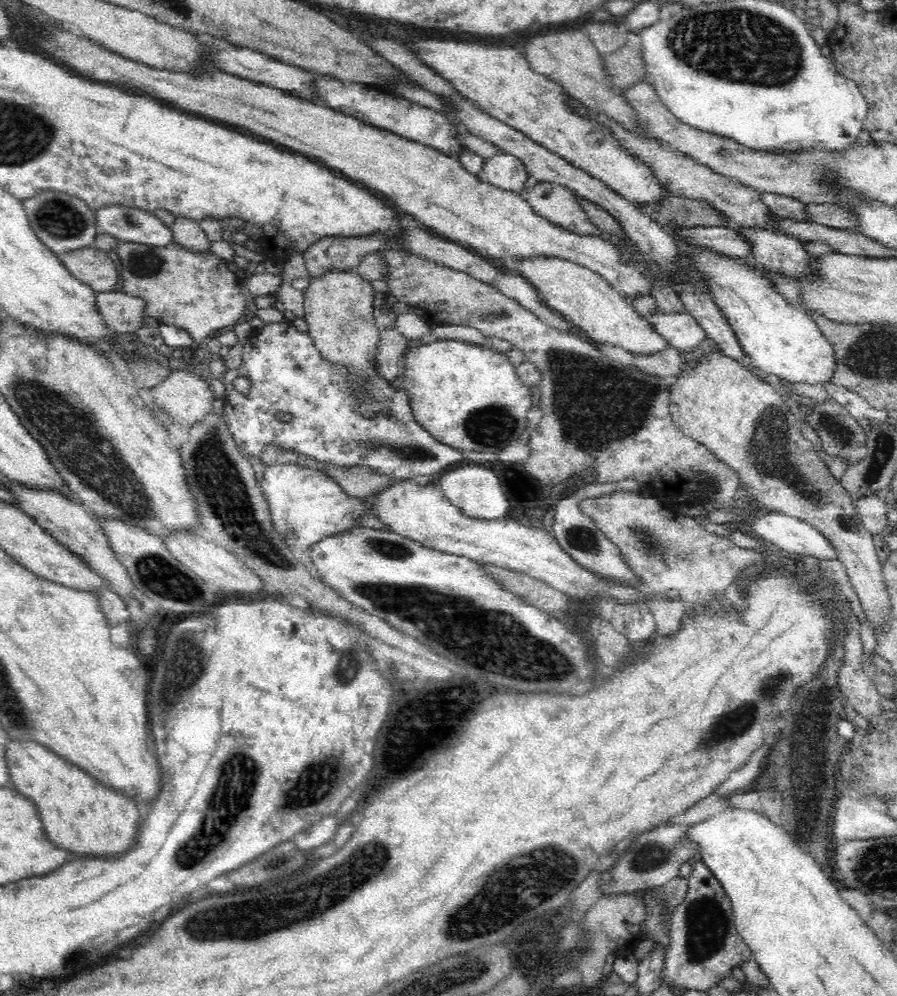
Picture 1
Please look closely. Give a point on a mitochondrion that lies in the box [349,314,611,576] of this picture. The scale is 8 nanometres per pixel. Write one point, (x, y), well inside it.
(488, 440)

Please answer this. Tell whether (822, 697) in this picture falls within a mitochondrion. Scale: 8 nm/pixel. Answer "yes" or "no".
no

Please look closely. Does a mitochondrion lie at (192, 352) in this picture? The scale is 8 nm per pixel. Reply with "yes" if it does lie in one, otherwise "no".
no

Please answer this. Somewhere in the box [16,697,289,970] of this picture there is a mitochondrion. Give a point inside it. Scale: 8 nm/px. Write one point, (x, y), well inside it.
(224, 813)

